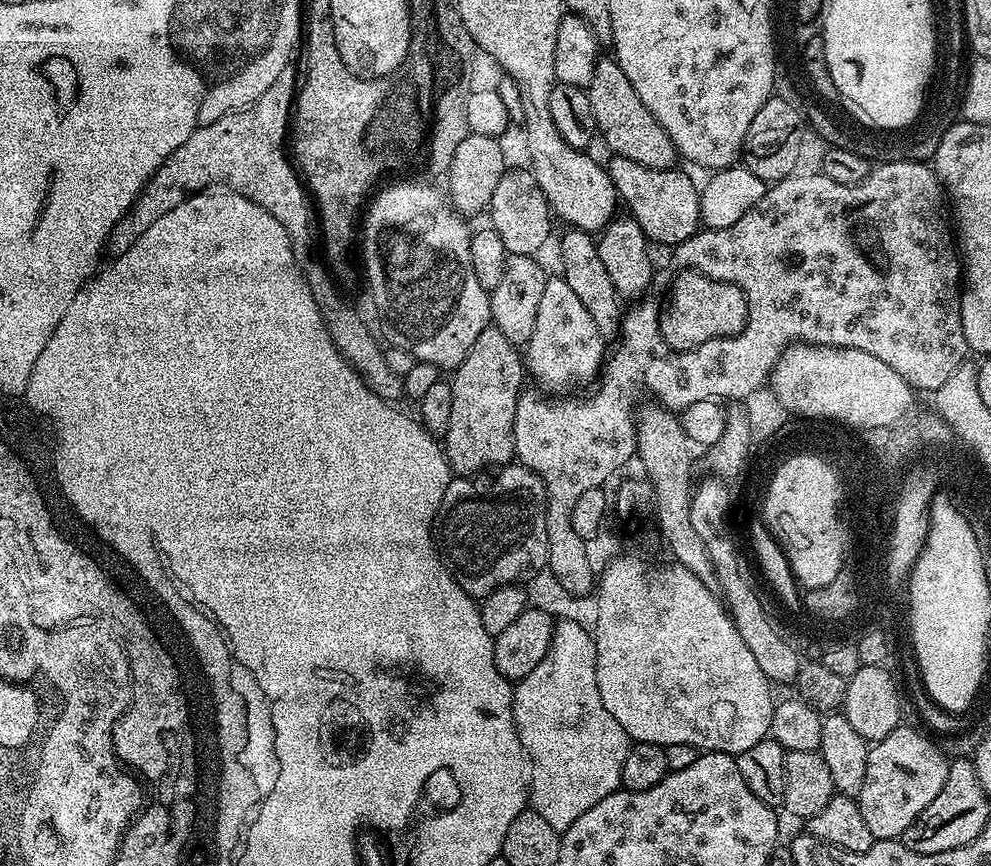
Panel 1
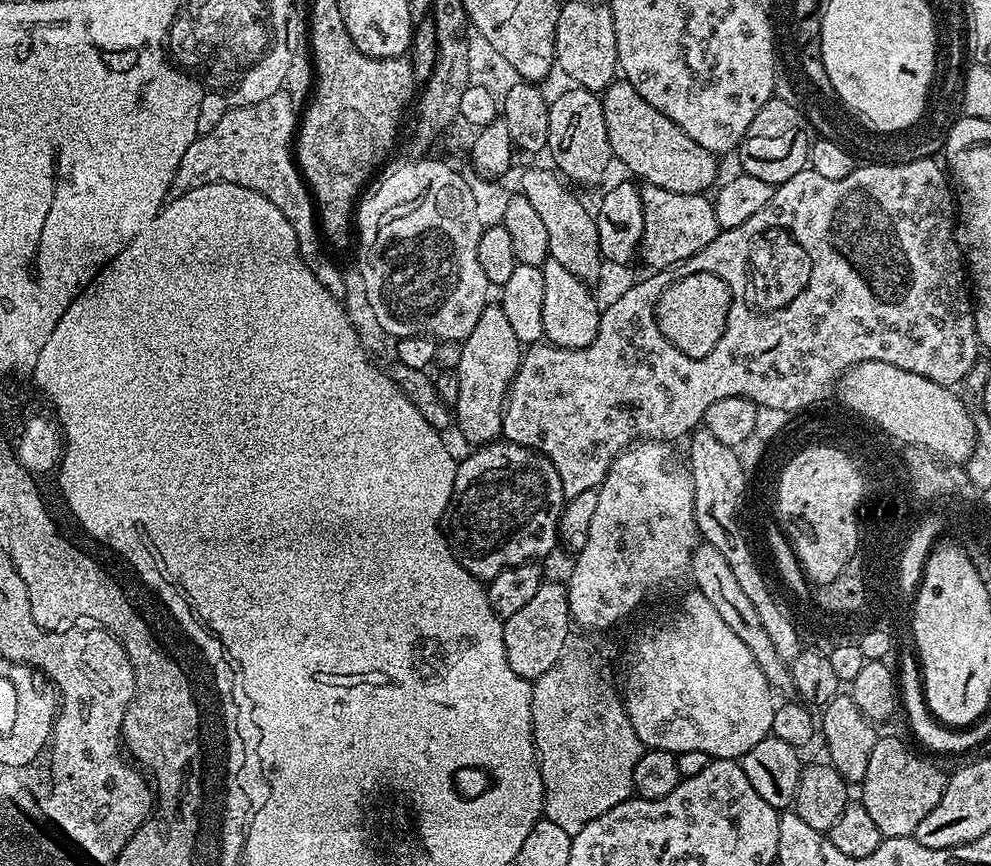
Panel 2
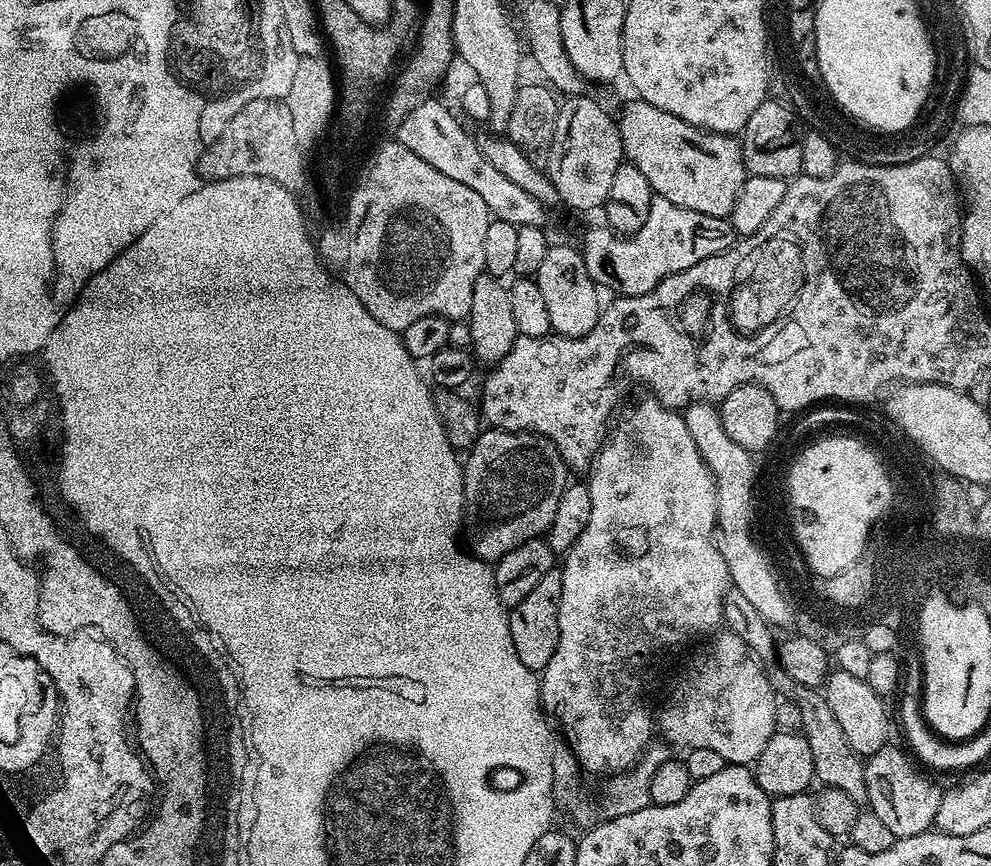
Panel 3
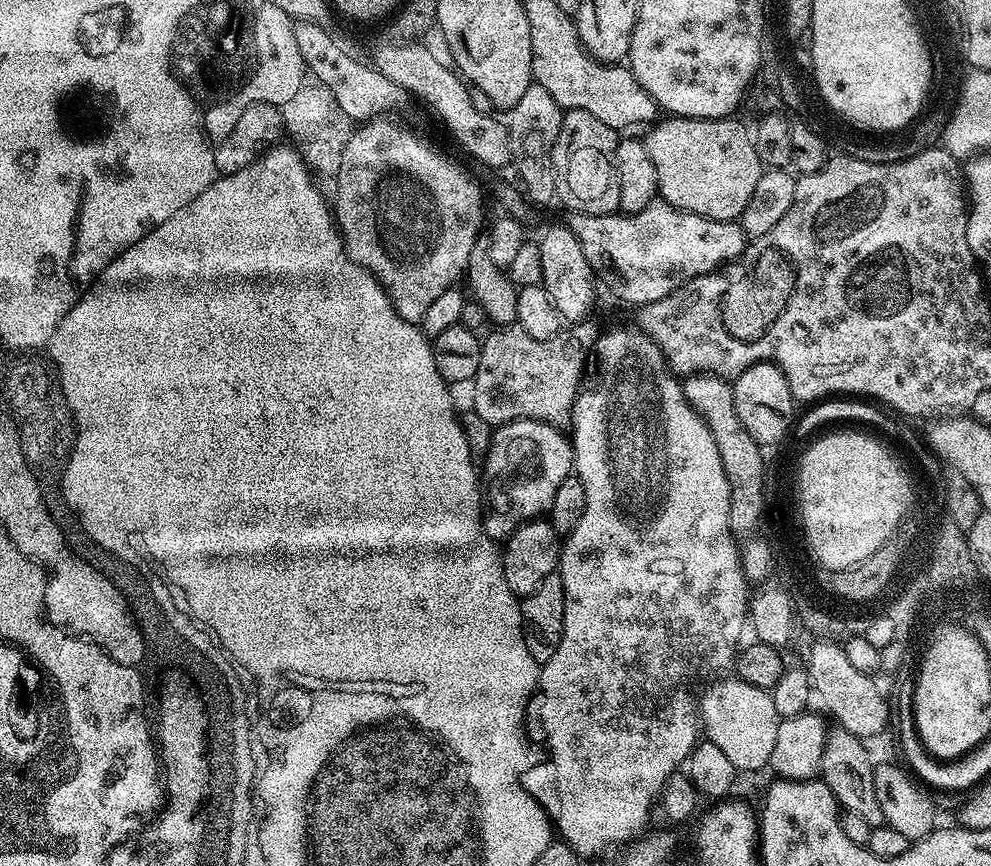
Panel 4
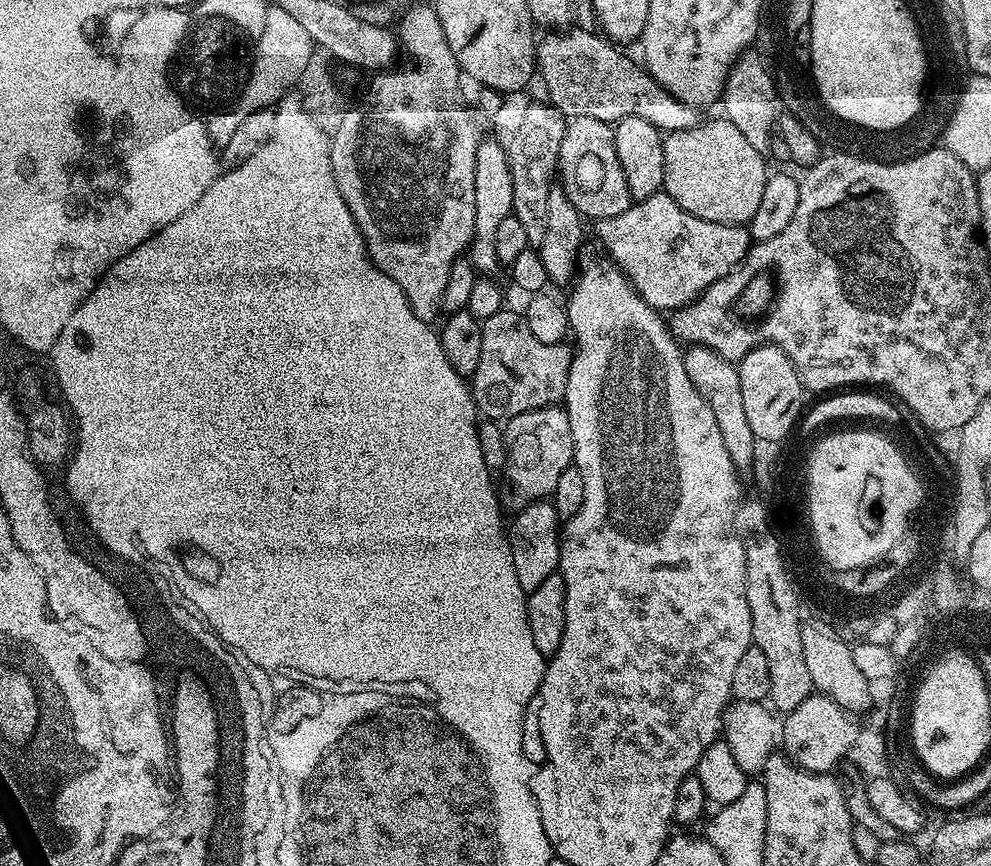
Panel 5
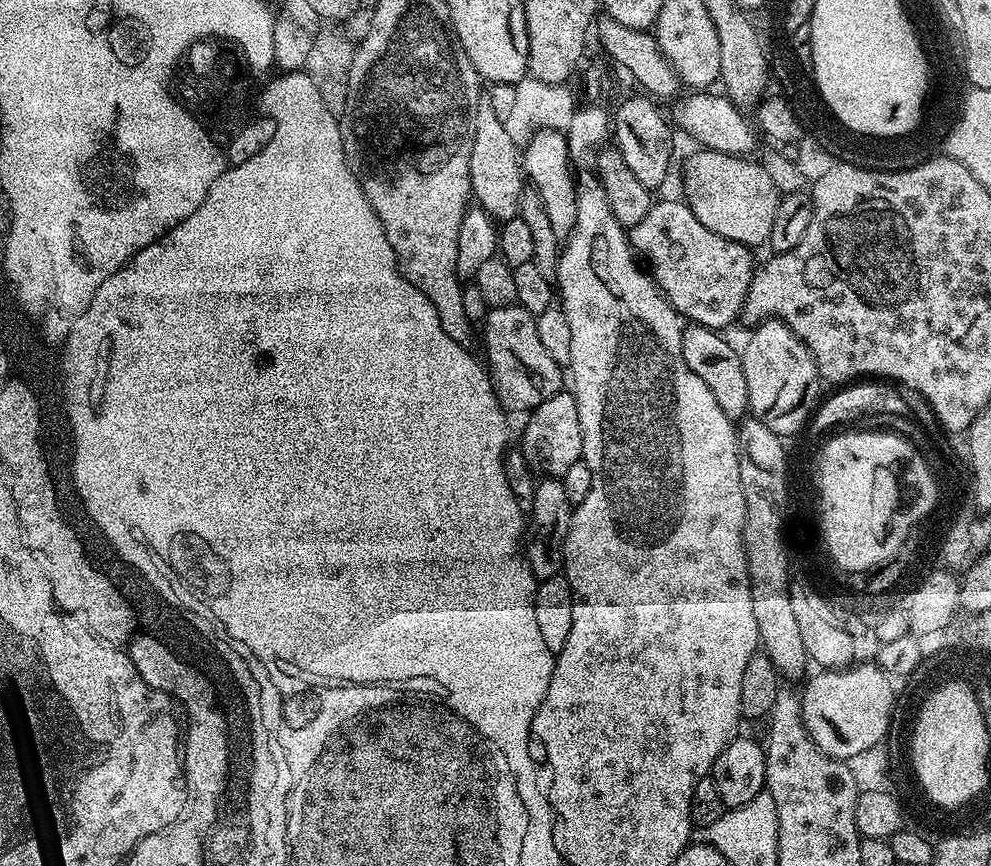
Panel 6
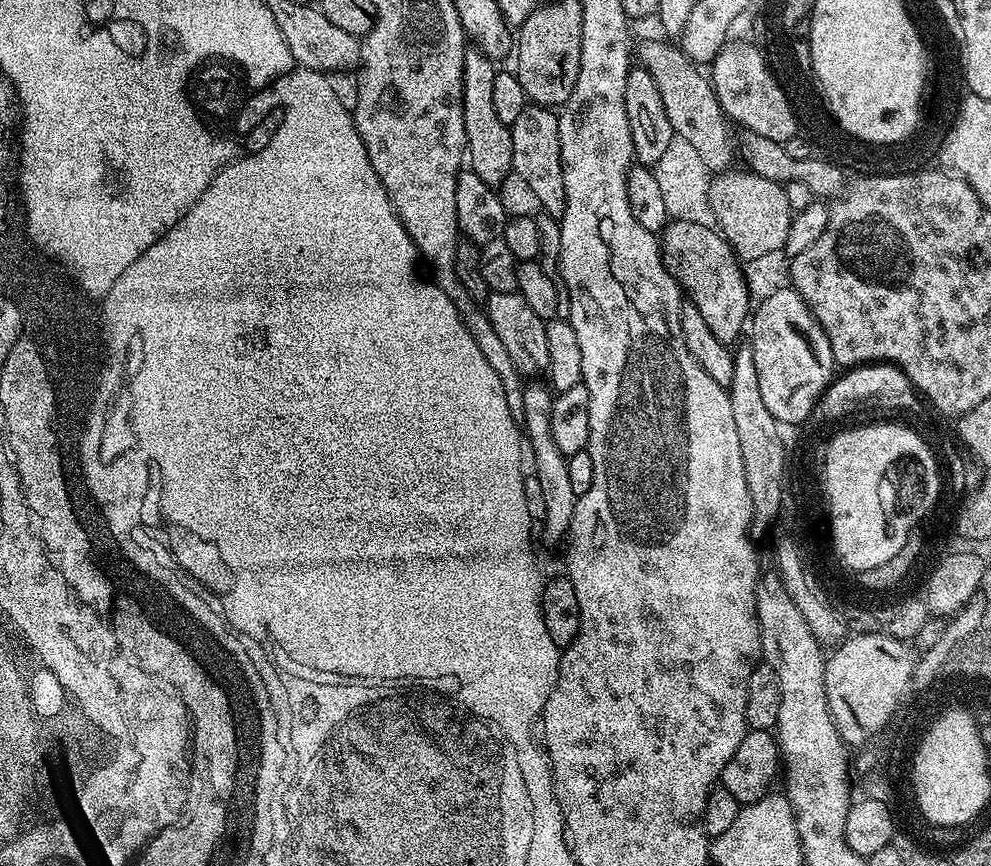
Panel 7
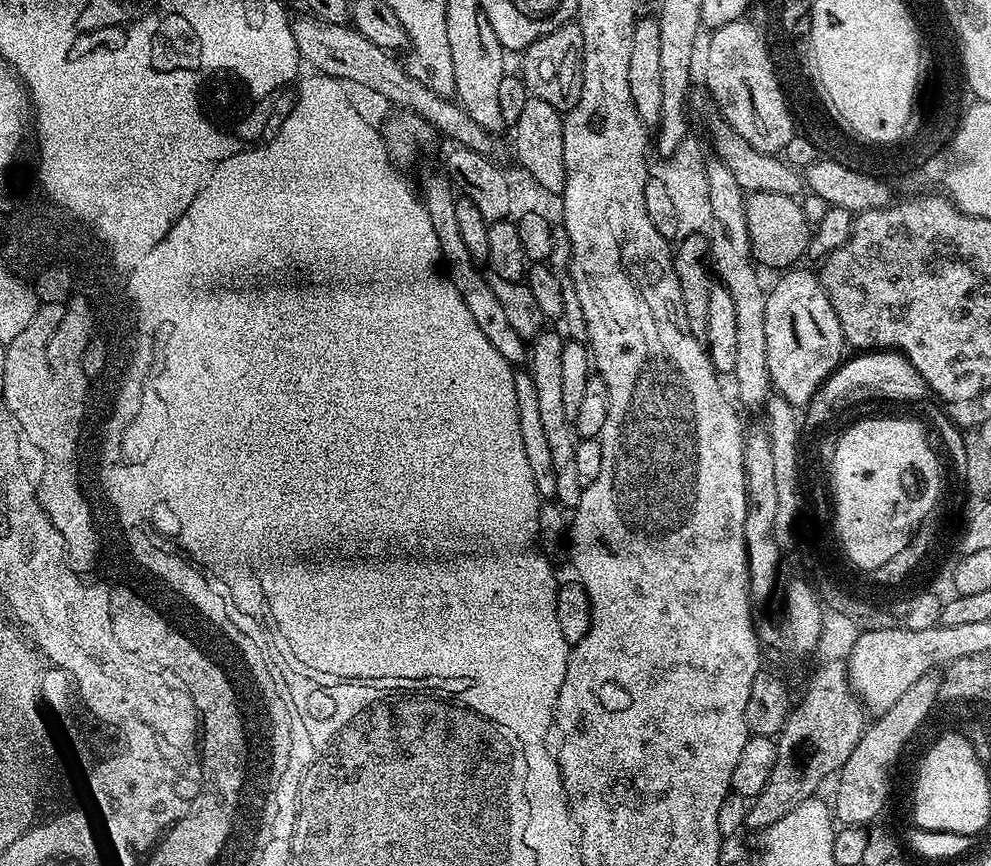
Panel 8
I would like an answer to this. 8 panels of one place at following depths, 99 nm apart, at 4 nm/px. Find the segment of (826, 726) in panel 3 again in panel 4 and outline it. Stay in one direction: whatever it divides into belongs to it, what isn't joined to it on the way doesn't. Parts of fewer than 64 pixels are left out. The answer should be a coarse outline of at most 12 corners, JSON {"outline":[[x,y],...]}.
{"outline":[[827,729],[819,779],[844,812],[884,823],[870,748]]}

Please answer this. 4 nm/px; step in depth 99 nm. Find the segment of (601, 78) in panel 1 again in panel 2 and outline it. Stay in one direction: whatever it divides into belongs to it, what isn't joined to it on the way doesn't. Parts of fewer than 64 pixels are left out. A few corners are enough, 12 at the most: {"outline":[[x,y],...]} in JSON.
{"outline":[[628,80],[600,96],[613,157],[678,194],[717,183],[717,157]]}

